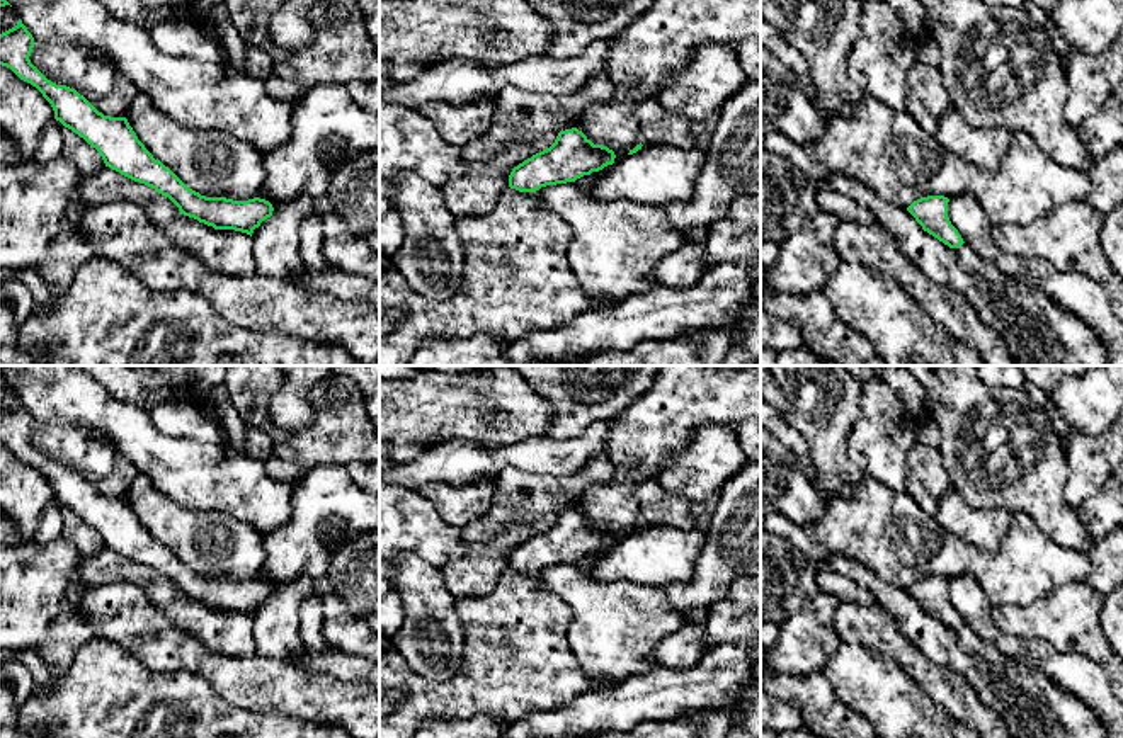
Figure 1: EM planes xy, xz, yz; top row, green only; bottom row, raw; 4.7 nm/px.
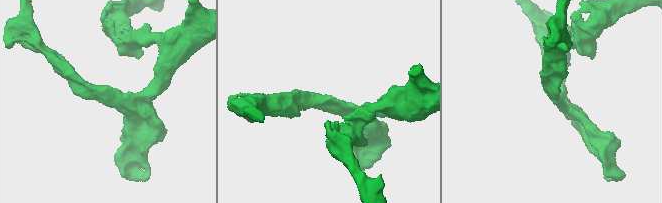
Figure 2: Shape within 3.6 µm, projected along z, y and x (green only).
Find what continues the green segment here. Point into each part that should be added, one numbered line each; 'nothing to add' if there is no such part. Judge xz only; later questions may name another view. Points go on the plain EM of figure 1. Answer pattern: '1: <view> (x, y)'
nothing to add

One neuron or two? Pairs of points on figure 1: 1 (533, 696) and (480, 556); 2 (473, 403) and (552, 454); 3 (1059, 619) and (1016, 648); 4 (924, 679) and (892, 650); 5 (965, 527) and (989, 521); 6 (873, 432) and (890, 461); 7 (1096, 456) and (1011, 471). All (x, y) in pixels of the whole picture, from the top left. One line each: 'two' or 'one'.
1: two
2: two
3: two
4: one
5: one
6: one
7: two

